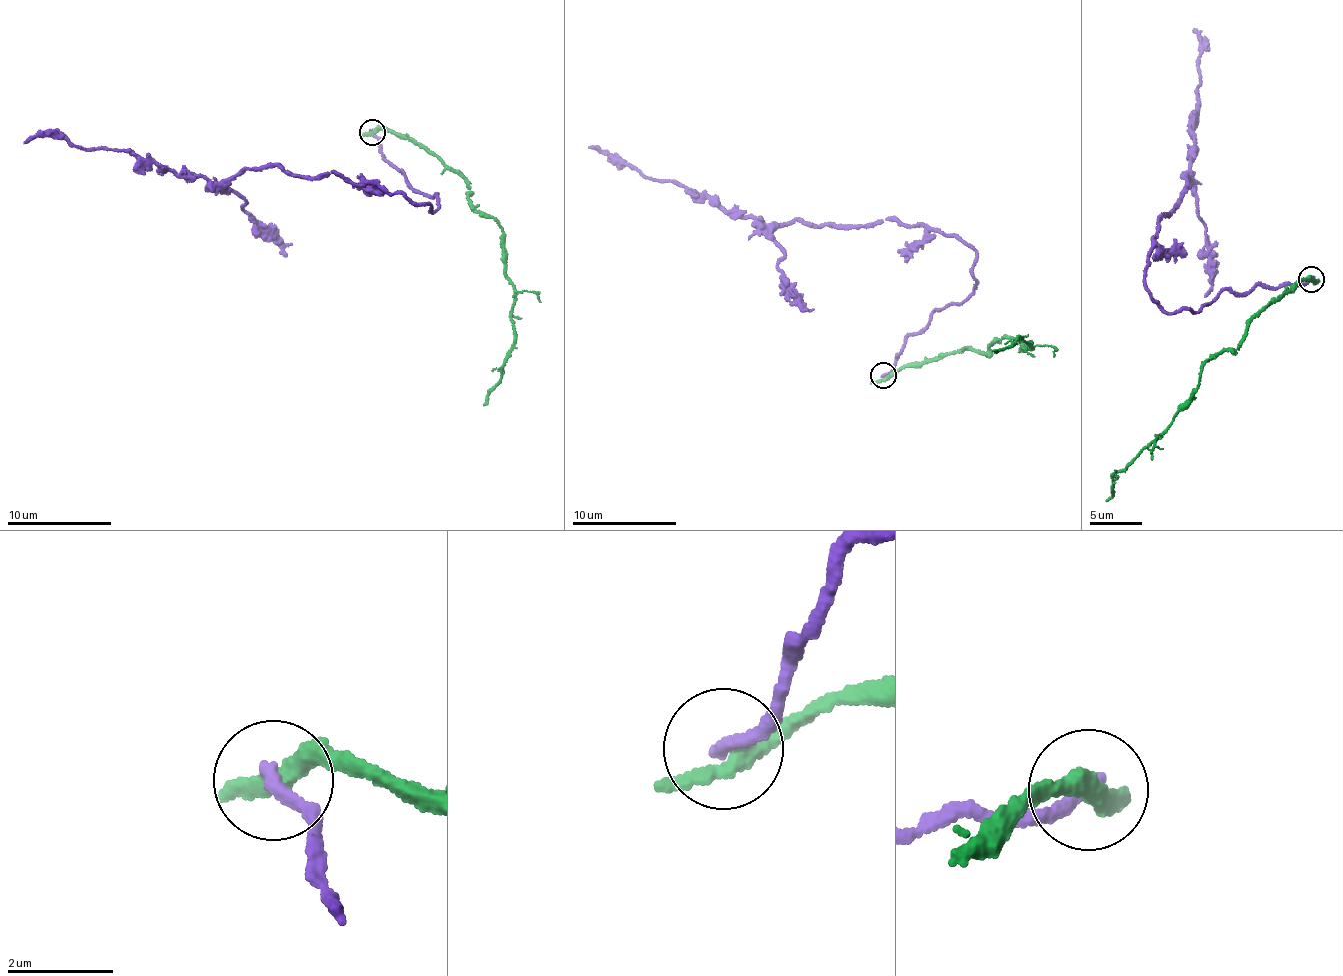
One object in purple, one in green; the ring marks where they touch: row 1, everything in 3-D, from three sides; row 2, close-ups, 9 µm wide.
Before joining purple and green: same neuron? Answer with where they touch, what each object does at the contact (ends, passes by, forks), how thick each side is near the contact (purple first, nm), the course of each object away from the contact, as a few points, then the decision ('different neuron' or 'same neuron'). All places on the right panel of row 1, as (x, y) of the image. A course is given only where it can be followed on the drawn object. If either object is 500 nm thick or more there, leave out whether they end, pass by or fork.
place (1311, 279); purple ends; green passes by; calibres 280 and 320 nm; course purple (1311, 278), (1227, 290), (1197, 312), (1164, 312), (1146, 287), (1164, 211), (1190, 178), (1202, 74), (1193, 31); course green (1310, 280), (1262, 311), (1234, 348), (1208, 360), (1193, 397), (1113, 476), (1114, 493), (1106, 501); different neuron

